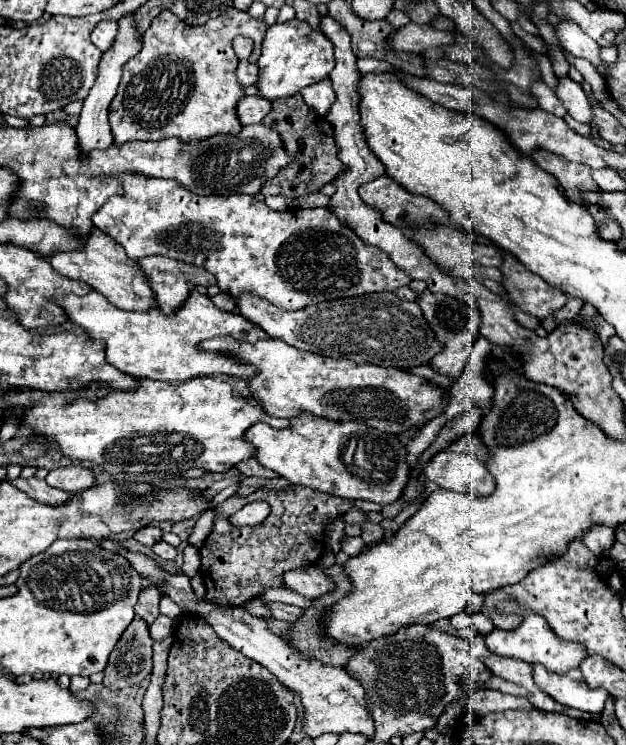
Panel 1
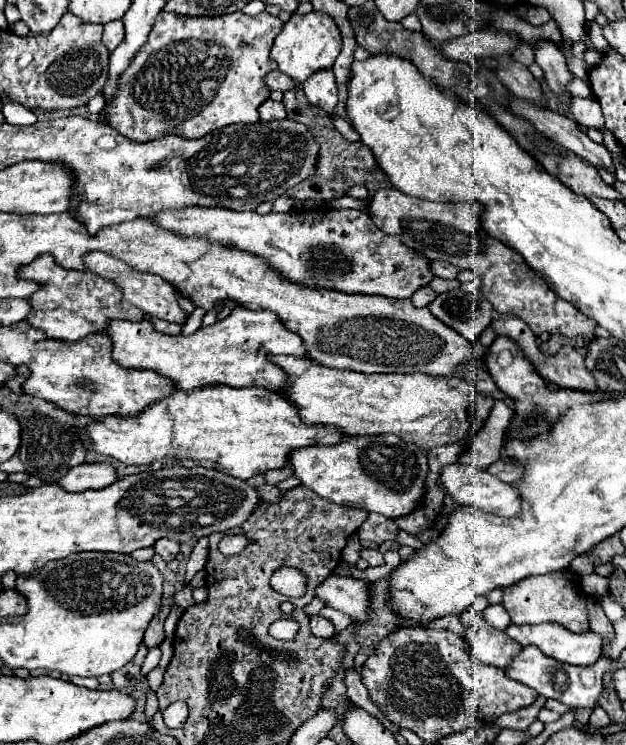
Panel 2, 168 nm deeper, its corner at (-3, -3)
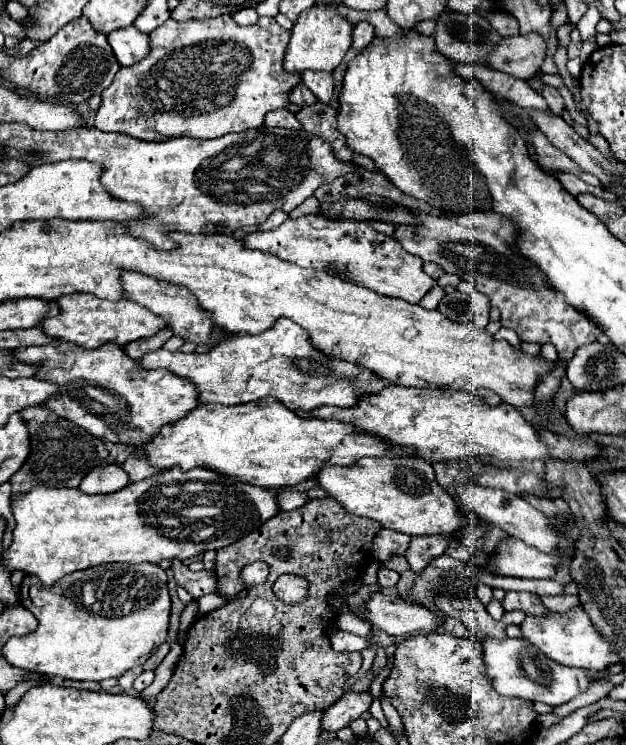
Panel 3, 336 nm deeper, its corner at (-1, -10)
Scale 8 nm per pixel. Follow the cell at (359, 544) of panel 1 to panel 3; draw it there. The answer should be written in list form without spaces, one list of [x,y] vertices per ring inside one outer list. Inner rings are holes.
[[[388,568],[378,570],[378,582],[380,582],[380,586],[384,586],[384,588],[386,588],[386,586],[396,586],[398,580],[400,580],[400,574],[398,574],[398,572],[388,570]]]

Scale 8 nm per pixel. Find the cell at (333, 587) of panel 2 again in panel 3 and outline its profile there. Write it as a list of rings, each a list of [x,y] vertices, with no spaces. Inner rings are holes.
[[[376,592],[368,602],[370,618],[368,622],[376,630],[384,630],[392,636],[412,634],[412,632],[432,632],[444,624],[444,618],[434,614],[432,610],[402,600],[398,596],[384,596]]]

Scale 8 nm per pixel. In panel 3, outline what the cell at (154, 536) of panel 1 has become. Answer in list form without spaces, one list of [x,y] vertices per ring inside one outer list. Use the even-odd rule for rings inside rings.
[[[176,560],[172,564],[174,564],[172,572],[174,572],[178,586],[182,586],[194,600],[198,600],[204,594],[216,592],[216,572],[208,572],[208,570],[192,572],[188,566]]]

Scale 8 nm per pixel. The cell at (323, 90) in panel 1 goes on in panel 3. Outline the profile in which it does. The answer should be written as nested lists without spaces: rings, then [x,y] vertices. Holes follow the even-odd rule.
[[[306,70],[306,72],[302,72],[302,82],[314,92],[314,96],[318,96],[318,100],[320,100],[322,104],[328,104],[328,102],[330,102],[332,92],[334,92],[332,74]]]

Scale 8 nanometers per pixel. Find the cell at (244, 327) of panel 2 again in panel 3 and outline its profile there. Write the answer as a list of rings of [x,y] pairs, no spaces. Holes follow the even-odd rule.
[[[288,318],[278,320],[270,330],[258,336],[232,334],[226,342],[214,346],[206,354],[168,352],[160,348],[148,352],[142,360],[138,360],[138,364],[148,370],[164,368],[176,376],[188,378],[196,384],[202,404],[218,402],[230,406],[274,396],[294,412],[310,412],[326,404],[350,408],[358,404],[360,396],[370,396],[390,386],[388,380],[380,380],[380,376],[370,370],[346,360],[330,358],[316,350],[308,332]]]

